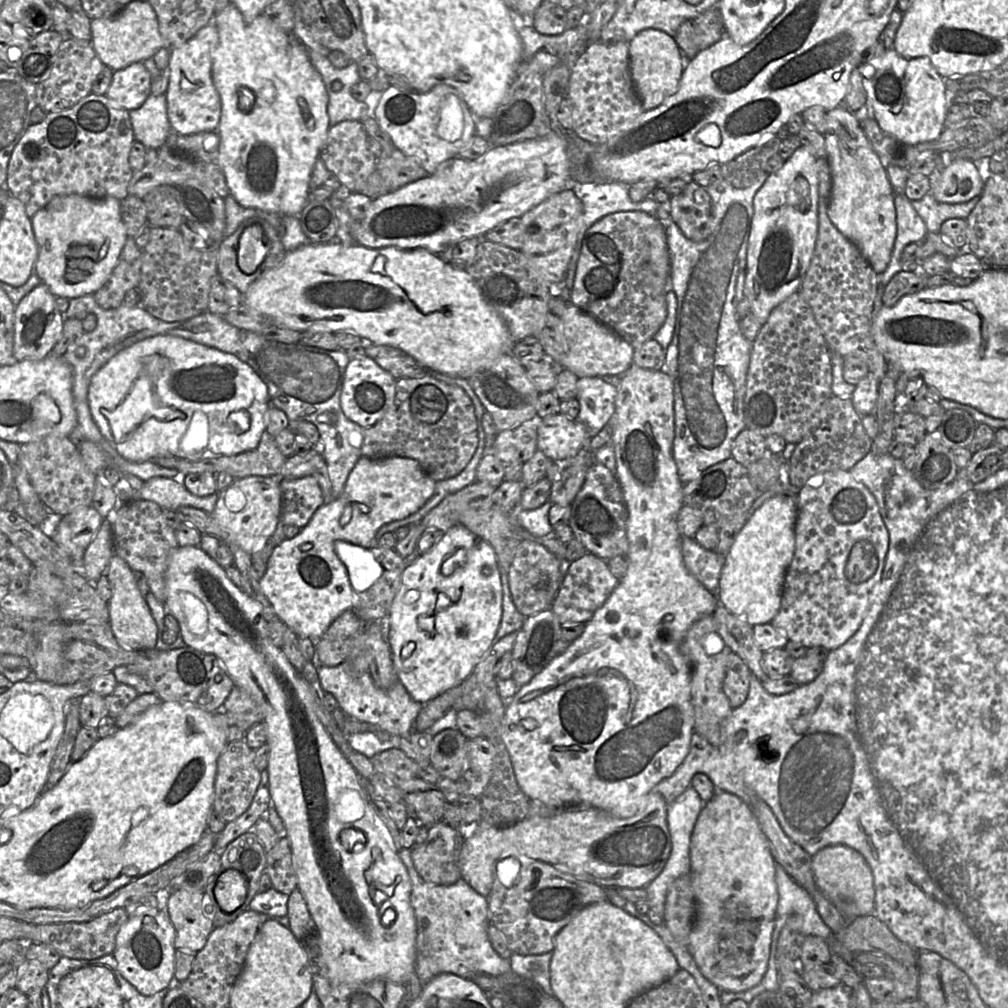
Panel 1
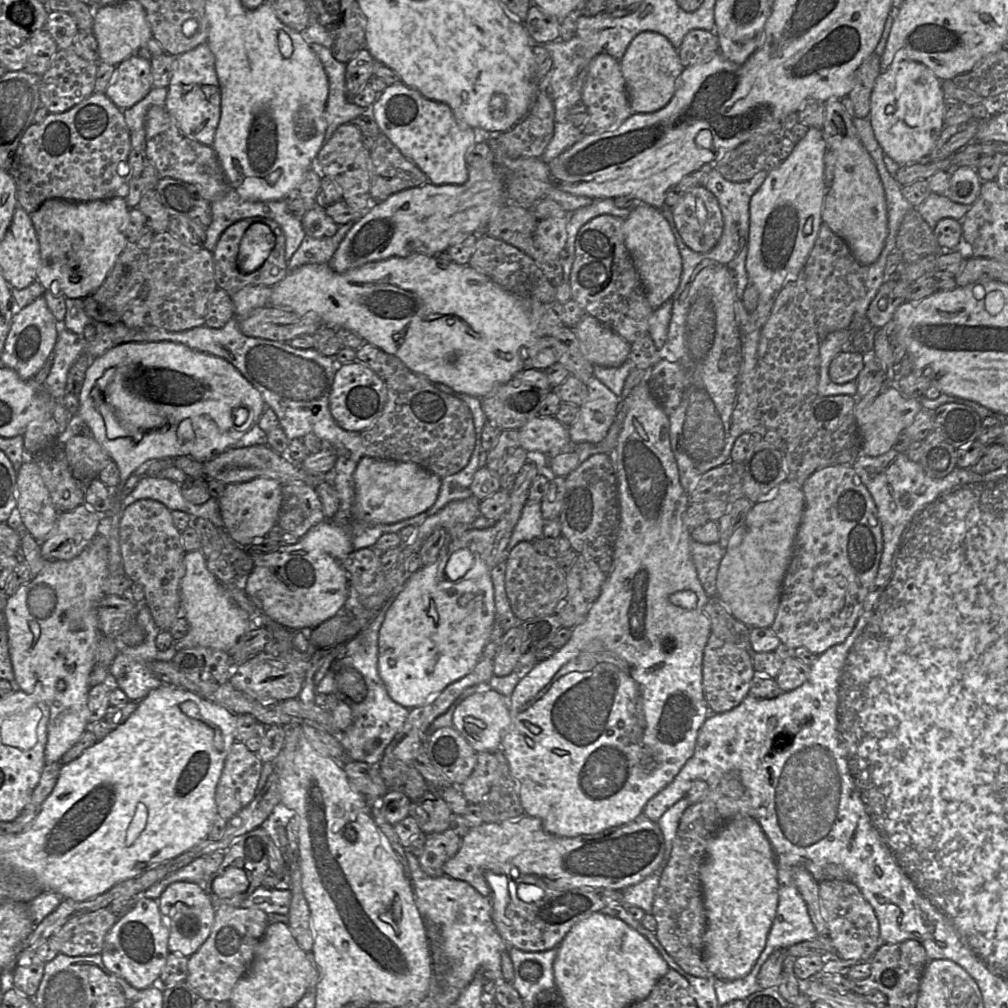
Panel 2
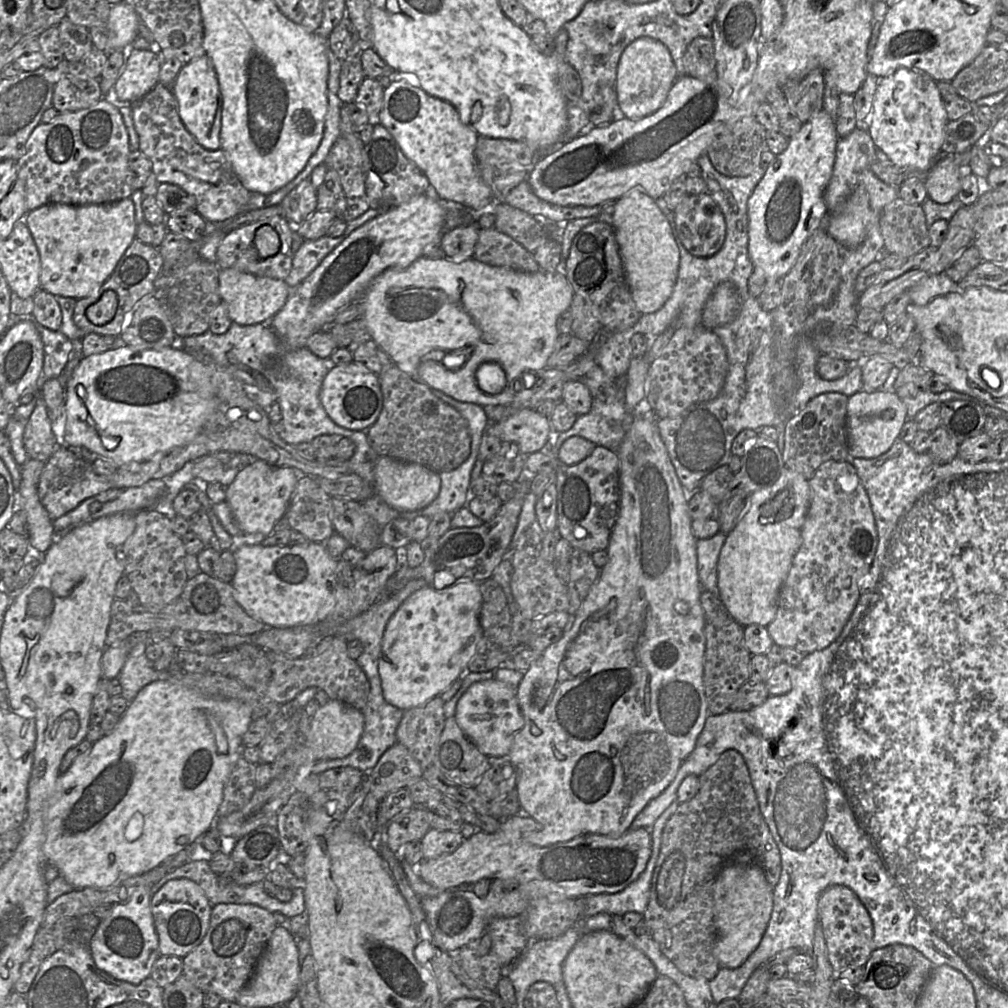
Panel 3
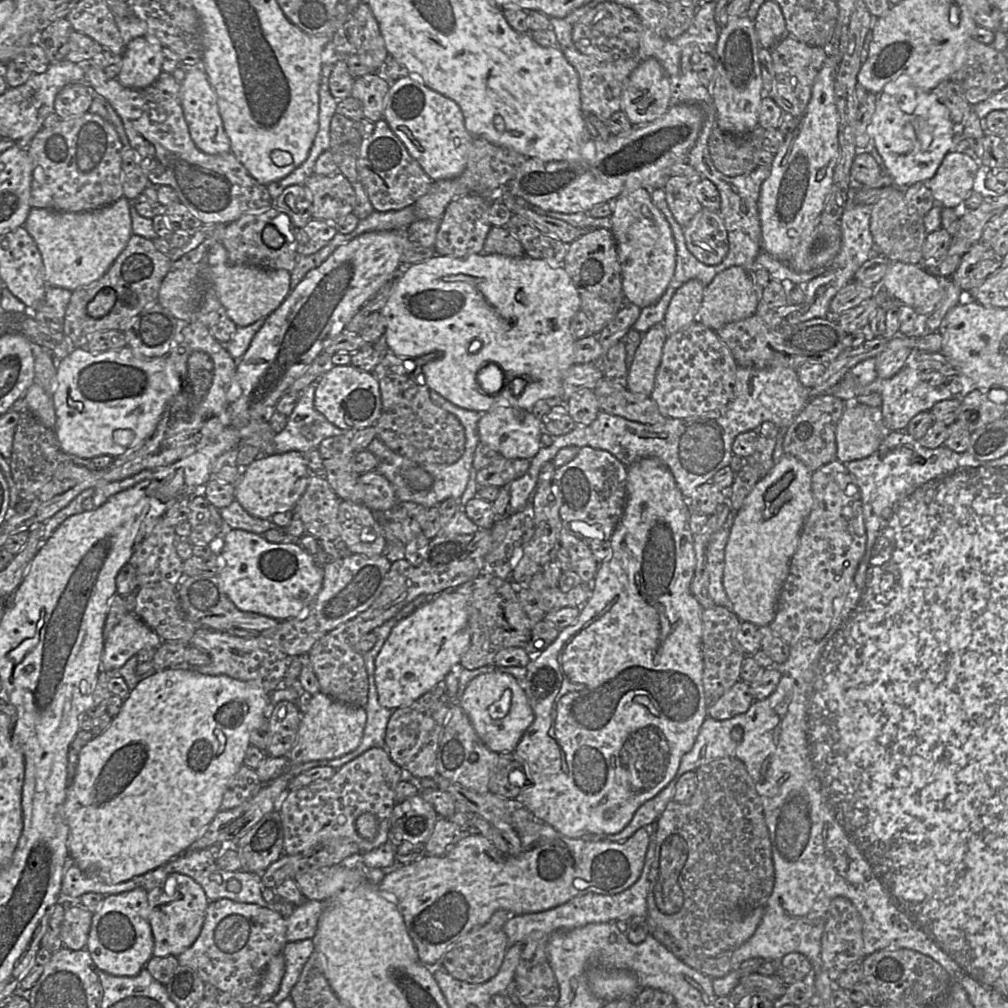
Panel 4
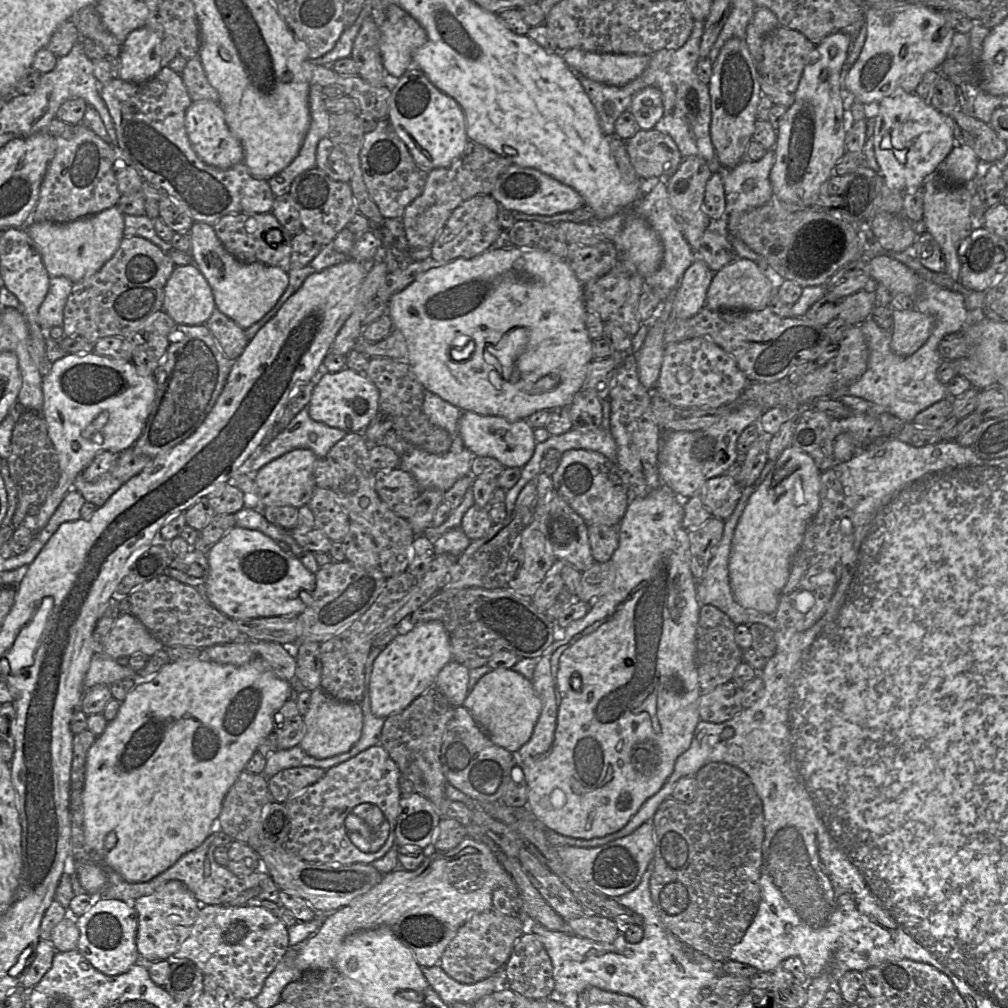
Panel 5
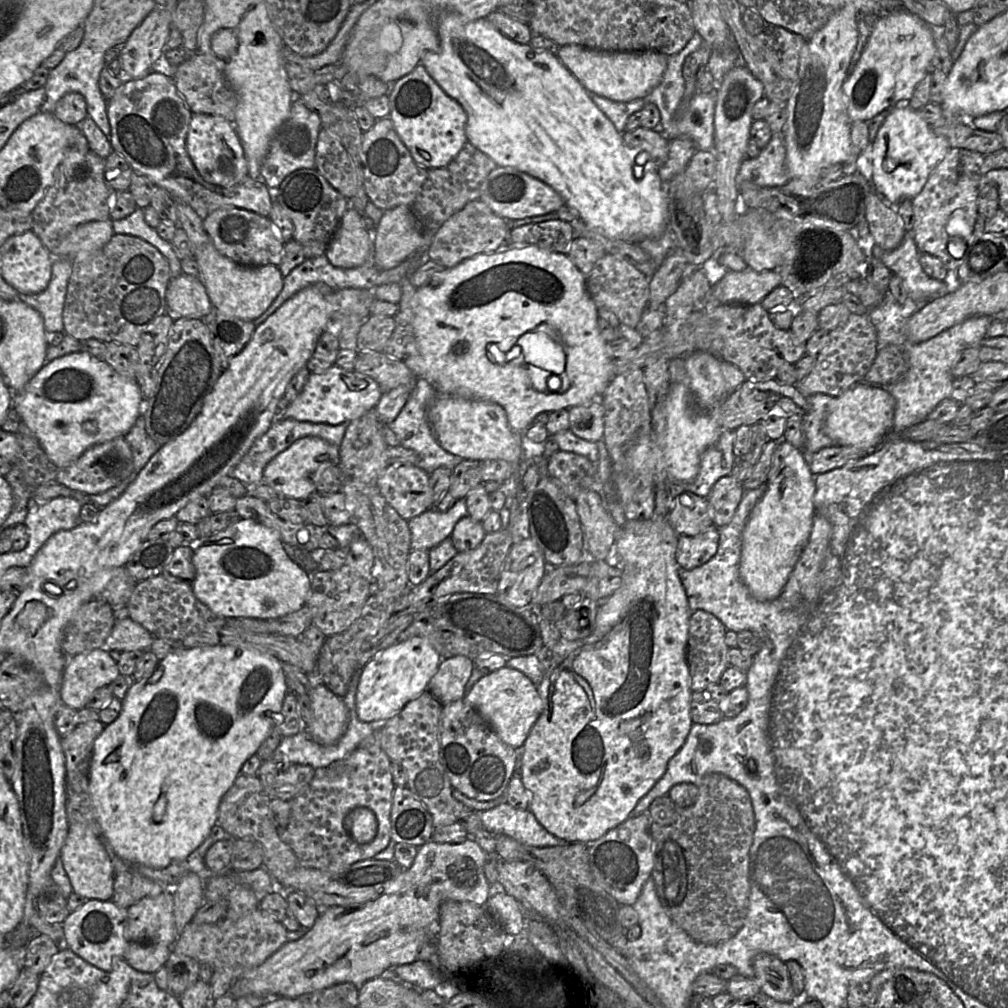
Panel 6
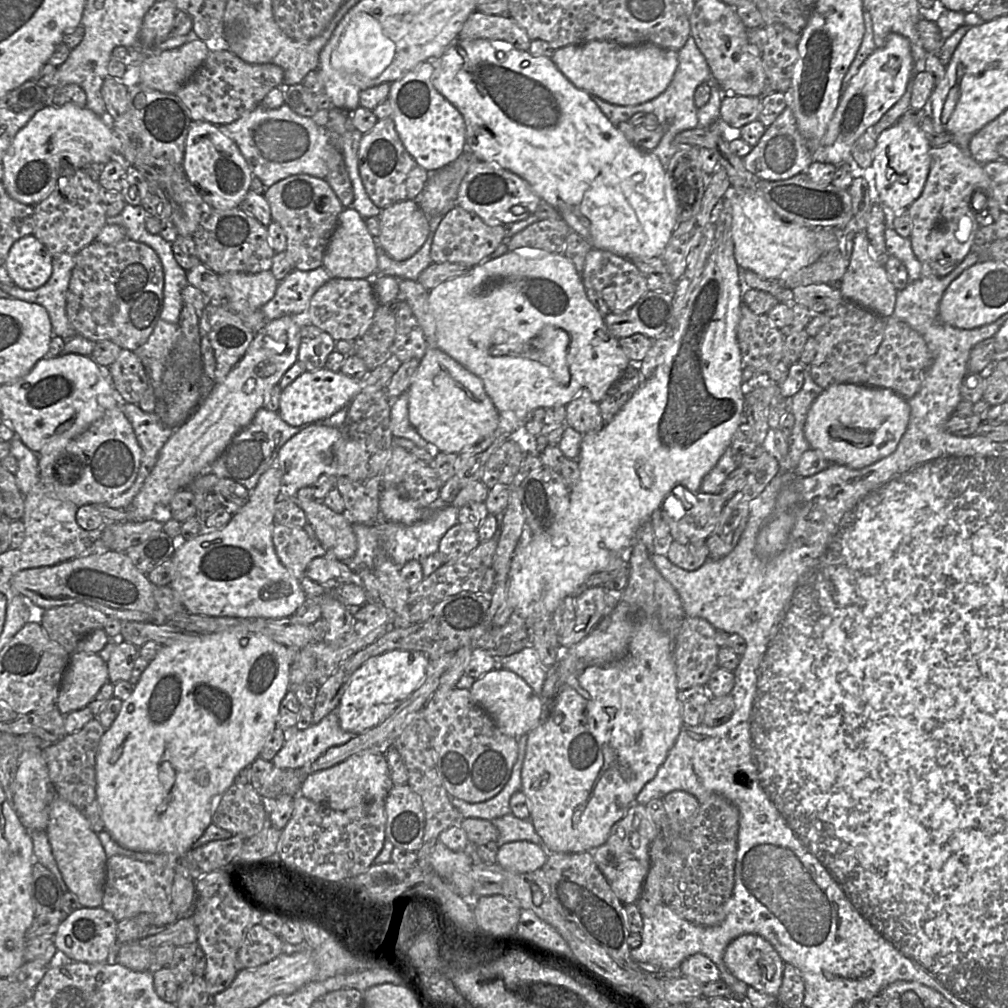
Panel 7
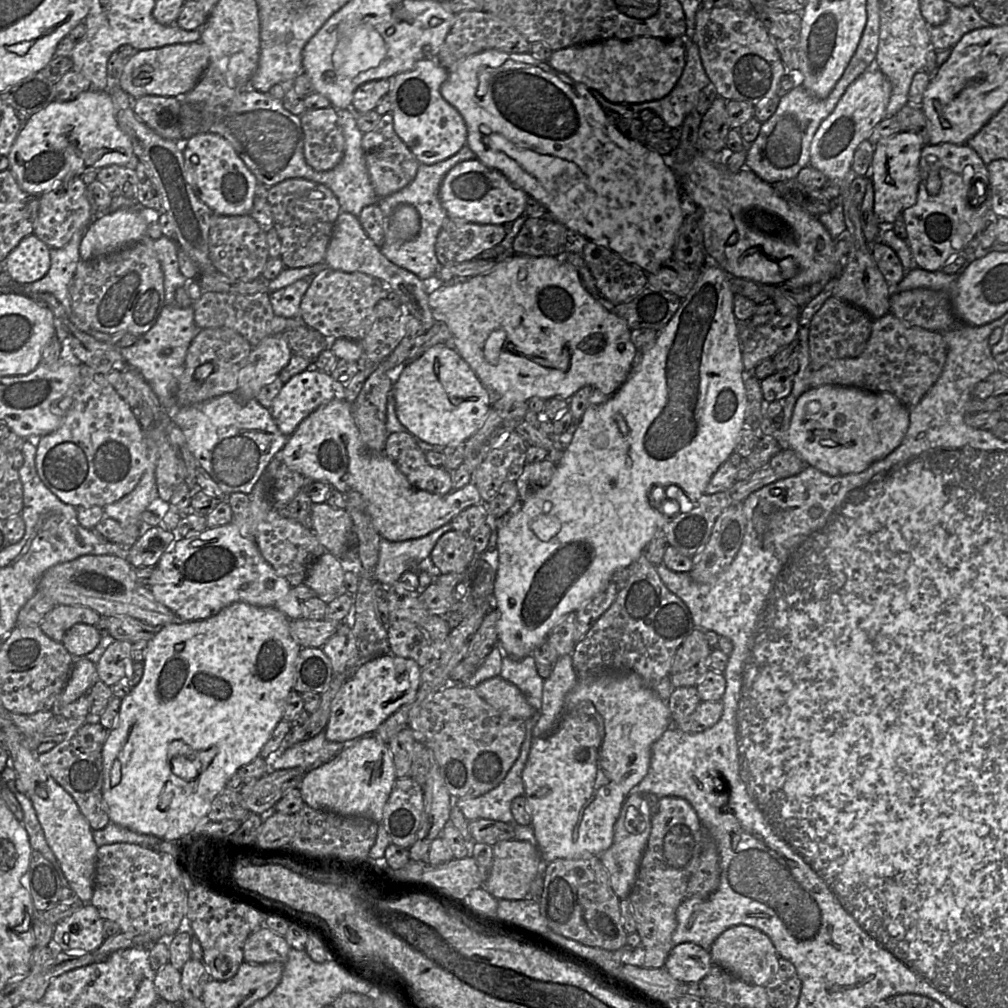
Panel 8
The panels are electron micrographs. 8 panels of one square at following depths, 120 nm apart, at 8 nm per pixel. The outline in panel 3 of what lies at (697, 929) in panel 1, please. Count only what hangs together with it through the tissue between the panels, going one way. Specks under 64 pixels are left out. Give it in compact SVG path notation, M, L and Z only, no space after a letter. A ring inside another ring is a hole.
M756 863L727 864L712 887L717 940L714 956L721 967L738 968L756 950L767 929L773 909L773 889Z

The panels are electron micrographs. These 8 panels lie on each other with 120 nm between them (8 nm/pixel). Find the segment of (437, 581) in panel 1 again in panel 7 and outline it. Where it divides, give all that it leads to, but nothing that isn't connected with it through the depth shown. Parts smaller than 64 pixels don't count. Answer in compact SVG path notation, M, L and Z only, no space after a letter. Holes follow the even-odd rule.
M391 650L368 659L351 676L337 707L340 727L361 734L382 723L422 683L430 659L423 652Z

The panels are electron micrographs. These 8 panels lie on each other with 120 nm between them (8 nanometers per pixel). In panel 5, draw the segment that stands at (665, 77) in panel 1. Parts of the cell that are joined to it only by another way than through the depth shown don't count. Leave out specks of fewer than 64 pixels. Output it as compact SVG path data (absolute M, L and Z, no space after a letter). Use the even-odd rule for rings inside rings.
M649 86L637 92L631 101L629 111L633 114L639 129L655 128L664 112L660 90Z

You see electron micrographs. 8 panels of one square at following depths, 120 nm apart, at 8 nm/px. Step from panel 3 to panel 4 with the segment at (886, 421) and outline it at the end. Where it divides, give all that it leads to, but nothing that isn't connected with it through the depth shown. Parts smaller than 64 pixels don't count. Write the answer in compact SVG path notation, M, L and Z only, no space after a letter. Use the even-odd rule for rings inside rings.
M845 402L836 430L837 460L848 463L869 457L890 432L884 424L881 408Z

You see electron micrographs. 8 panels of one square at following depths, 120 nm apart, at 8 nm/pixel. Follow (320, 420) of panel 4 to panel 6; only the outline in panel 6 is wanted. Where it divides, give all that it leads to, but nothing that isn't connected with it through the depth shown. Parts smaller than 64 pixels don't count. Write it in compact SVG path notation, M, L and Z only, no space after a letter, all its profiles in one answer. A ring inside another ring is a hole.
M289 418L274 421L268 431L256 439L249 451L243 456L239 464L234 468L231 476L238 479L243 484L254 484L262 482L263 472L266 465L276 455L291 446L296 440L308 436L314 436L327 441L331 445L339 447L344 437L345 427L347 425L348 423L330 425L325 423L301 422Z

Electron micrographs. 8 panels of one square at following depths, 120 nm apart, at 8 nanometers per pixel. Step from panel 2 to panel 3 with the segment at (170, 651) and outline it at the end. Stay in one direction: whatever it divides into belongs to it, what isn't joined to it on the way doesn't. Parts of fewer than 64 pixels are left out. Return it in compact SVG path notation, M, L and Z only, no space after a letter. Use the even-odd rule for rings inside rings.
M135 633L135 642L131 648L127 660L117 679L122 687L122 696L127 702L132 702L138 692L146 685L170 678L168 671L156 671L154 662L145 655L145 649L149 643L148 633Z

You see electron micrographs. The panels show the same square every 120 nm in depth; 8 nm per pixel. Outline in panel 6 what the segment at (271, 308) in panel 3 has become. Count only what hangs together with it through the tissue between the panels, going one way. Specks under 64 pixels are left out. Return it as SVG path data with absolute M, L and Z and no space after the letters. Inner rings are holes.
M175 199L178 224L192 244L193 258L200 268L200 280L206 289L211 304L224 314L254 321L261 316L278 296L283 287L283 276L275 265L259 267L242 266L221 255L203 227L203 219L185 202Z

